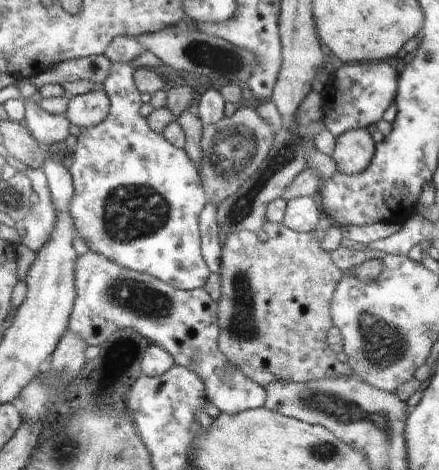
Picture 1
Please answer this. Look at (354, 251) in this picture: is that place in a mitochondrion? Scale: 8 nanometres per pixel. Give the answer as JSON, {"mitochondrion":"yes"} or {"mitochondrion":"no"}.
{"mitochondrion":"no"}

